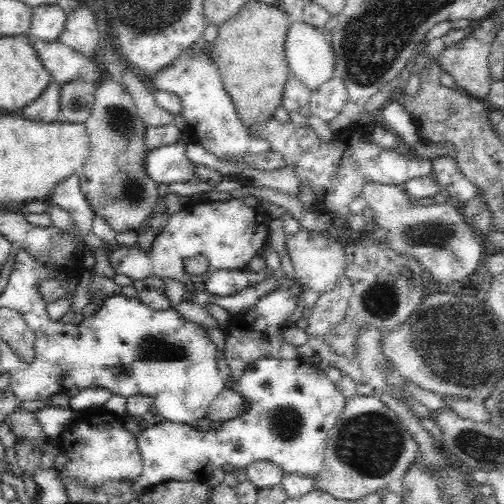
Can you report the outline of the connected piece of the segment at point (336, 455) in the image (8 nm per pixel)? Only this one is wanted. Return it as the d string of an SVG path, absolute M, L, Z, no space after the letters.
M352 396L330 430L324 468L318 474L318 490L348 502L384 492L392 480L400 482L404 478L418 452L418 442L382 400L374 396Z

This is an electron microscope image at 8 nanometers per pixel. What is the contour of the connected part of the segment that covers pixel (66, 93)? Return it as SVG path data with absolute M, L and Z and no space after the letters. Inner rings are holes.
M72 82L62 88L62 108L56 122L86 124L96 106L96 86L86 82Z

